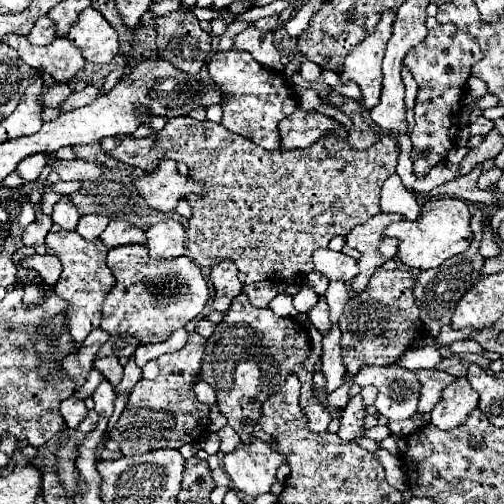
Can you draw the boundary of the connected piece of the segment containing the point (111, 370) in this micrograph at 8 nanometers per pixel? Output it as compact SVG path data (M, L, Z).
M96 358L94 360L94 368L96 370L100 370L104 376L106 376L106 380L116 388L116 384L120 384L120 376L122 376L122 366L120 366L120 362L118 362L118 358Z

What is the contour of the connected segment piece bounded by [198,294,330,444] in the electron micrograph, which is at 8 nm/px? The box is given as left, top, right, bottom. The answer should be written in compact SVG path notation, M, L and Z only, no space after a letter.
M240 294L234 298L230 310L226 312L224 320L216 326L214 334L210 340L206 340L206 356L202 360L202 372L198 376L198 380L206 380L208 384L212 384L214 392L216 392L216 402L220 412L228 418L228 424L238 432L240 440L244 440L246 444L250 442L252 430L256 420L260 418L262 412L262 404L276 394L276 390L280 390L284 386L284 380L288 374L296 374L302 382L302 410L310 416L310 430L312 432L324 432L328 428L328 420L330 414L322 408L322 404L314 398L312 394L312 374L308 370L304 370L304 360L310 356L310 338L306 334L306 328L294 320L294 318L280 318L276 316L270 308L256 308L248 302L248 296Z

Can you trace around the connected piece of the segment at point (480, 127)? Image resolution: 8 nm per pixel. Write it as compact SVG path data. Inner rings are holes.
M478 116L478 120L470 124L470 132L472 132L472 134L482 134L482 136L486 136L492 128L494 128L494 122L490 122L490 120L484 118L484 116Z

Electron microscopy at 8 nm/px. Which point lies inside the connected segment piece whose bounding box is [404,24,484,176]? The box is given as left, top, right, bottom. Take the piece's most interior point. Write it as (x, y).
(441, 63)

